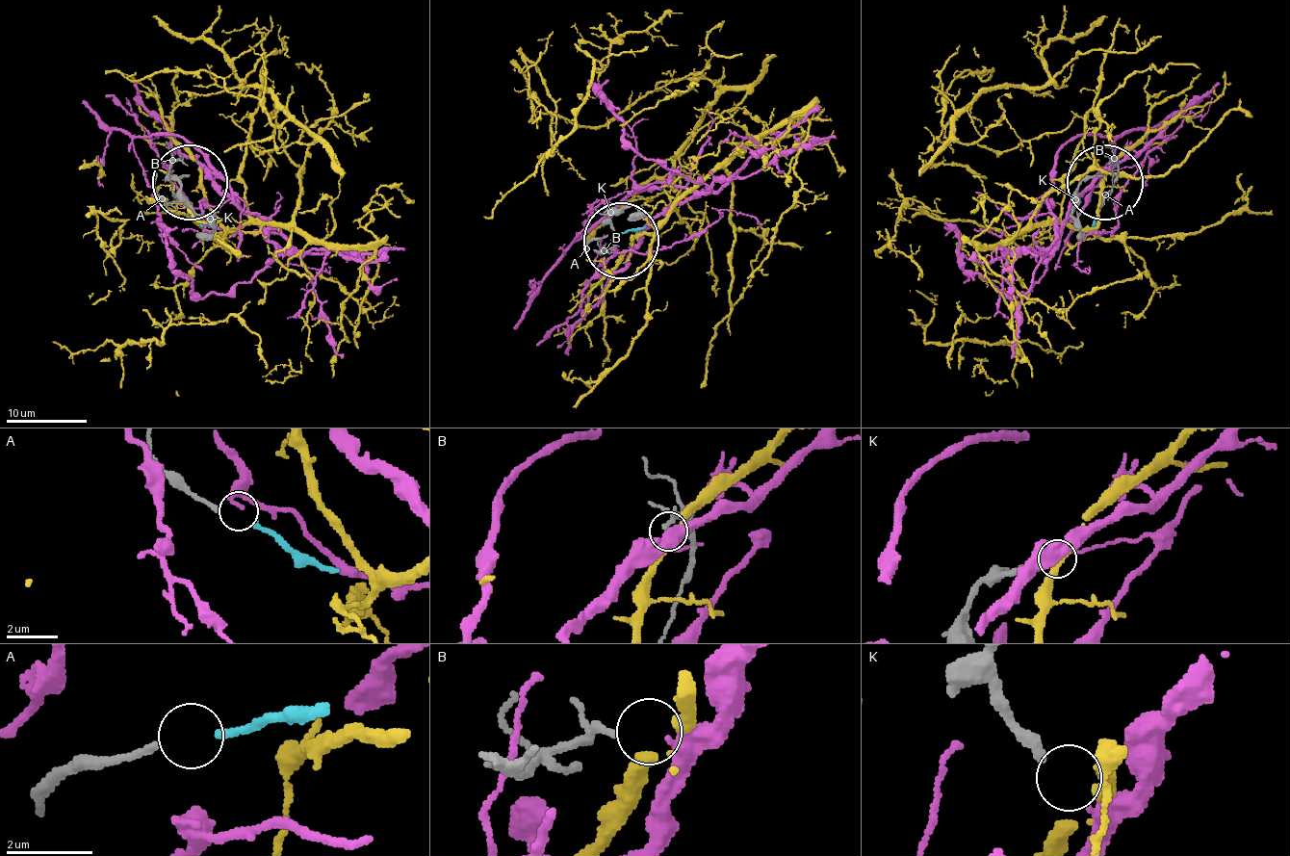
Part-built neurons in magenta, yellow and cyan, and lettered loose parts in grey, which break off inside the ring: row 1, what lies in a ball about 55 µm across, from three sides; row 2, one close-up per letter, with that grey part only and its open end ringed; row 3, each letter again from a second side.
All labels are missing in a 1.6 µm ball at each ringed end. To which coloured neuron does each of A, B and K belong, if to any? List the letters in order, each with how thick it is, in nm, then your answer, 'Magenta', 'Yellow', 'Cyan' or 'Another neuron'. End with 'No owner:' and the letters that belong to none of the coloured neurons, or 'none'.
A: Thickness 150 nm. Cyan
B: Thickness 120 nm. Yellow
K: Thickness 240 nm. Magenta
No owner: none

